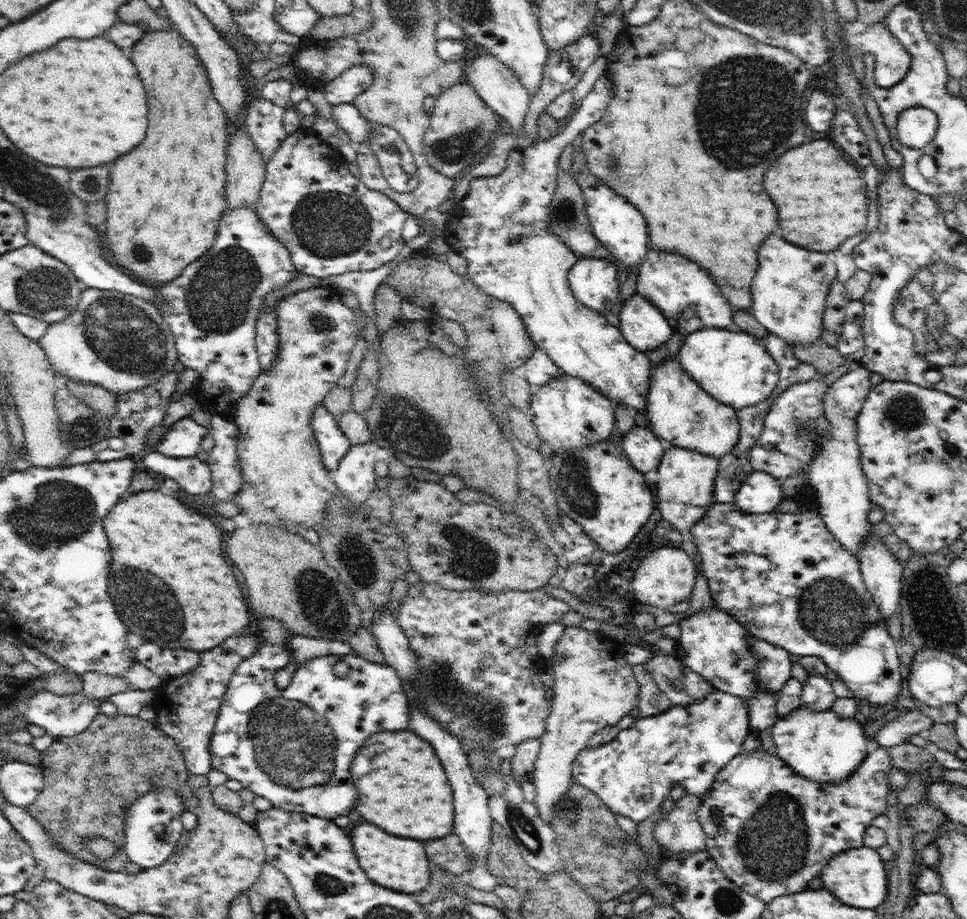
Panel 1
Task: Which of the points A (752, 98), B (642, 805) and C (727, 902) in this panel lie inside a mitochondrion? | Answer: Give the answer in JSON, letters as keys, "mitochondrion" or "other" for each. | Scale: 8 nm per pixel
{"A":"mitochondrion","B":"other","C":"mitochondrion"}

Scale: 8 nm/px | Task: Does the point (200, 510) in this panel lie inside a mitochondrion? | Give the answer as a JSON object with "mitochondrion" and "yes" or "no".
{"mitochondrion":"no"}

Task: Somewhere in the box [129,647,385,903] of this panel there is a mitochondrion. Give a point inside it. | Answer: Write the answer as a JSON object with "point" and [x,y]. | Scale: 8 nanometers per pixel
{"point":[292,747]}

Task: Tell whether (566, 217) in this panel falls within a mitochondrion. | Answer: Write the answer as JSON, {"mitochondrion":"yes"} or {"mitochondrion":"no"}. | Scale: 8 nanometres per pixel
{"mitochondrion":"yes"}

